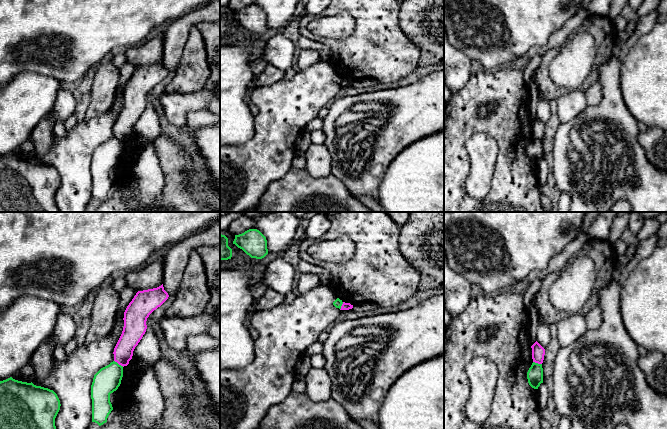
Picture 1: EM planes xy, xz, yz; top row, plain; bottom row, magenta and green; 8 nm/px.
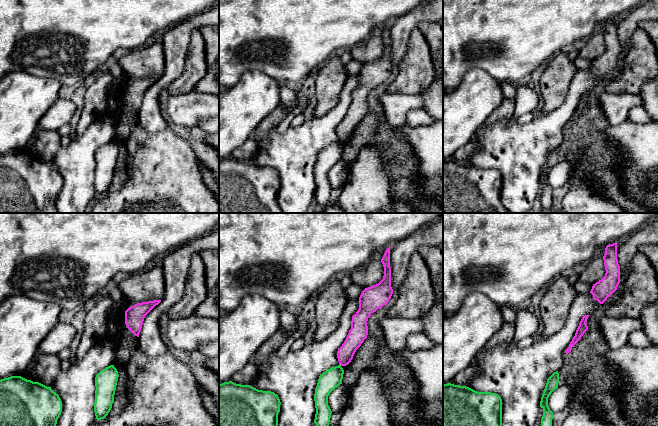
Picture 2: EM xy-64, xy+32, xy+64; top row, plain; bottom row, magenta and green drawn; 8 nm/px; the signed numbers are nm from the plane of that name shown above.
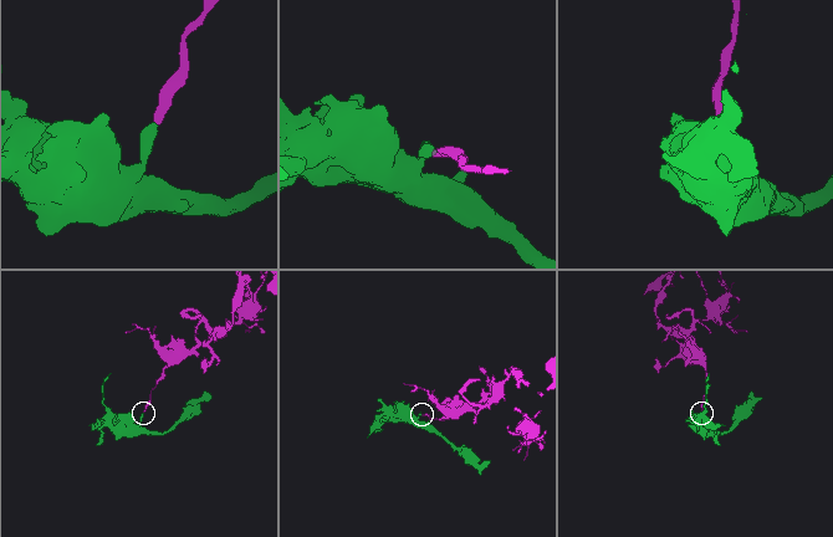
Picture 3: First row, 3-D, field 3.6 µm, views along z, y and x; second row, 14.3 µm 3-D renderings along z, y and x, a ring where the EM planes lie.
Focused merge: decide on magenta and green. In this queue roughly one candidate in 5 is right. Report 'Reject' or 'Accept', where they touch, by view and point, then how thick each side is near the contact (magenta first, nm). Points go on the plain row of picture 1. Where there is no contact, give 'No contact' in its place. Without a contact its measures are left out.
Reject. Touches magenta at xy (119, 140). Thickness 160 nm (magenta) against 200 nm

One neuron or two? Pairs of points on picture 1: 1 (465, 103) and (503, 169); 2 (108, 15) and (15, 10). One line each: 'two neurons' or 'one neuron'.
1: one neuron
2: one neuron

